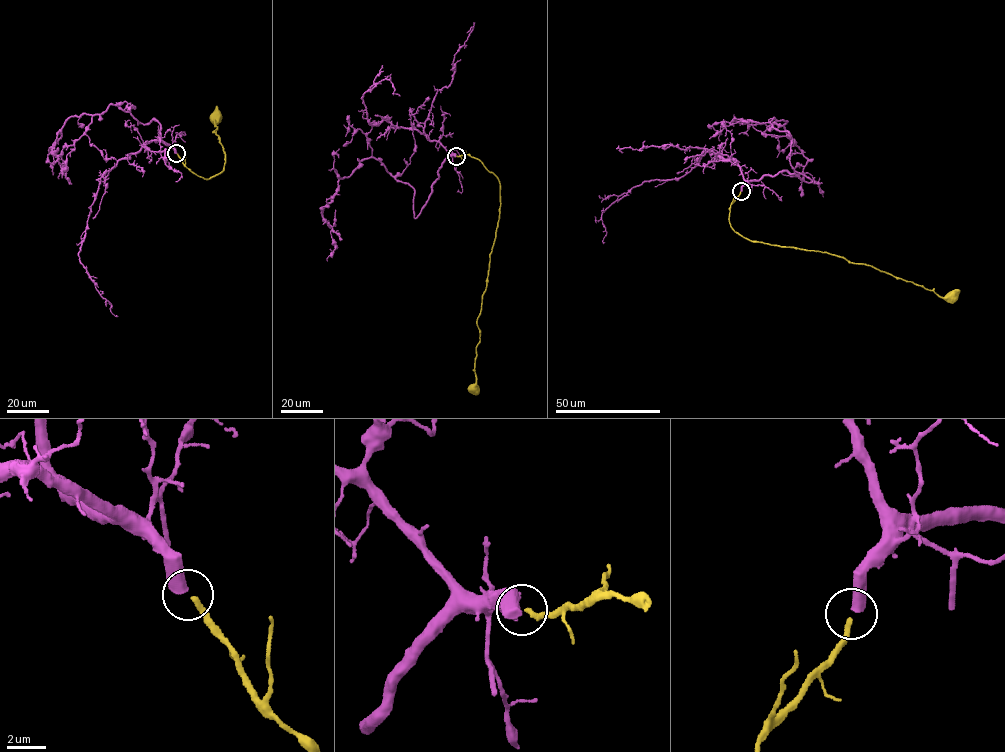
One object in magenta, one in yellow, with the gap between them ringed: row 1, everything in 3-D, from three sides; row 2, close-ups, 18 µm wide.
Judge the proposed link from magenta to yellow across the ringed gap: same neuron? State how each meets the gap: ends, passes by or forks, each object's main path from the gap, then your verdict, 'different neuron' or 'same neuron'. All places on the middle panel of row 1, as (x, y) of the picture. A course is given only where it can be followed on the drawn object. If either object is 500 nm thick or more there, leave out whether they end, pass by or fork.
magenta runs (456, 156), (438, 169), (415, 218), (412, 186), (378, 160), (362, 160), (323, 209), (335, 244), (327, 261); yellow runs (456, 156), (466, 154), (480, 160), (500, 185), (499, 218), (477, 319), (480, 341), (476, 347), (474, 389); same neuron

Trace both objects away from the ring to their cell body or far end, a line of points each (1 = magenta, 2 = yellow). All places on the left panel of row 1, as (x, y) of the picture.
1: (176, 153), (155, 119), (138, 124), (111, 104), (66, 121), (49, 148), (65, 166), (59, 179)
2: (177, 154), (201, 177), (209, 179), (223, 171), (226, 154), (220, 138), (213, 131), (217, 126), (216, 117)

